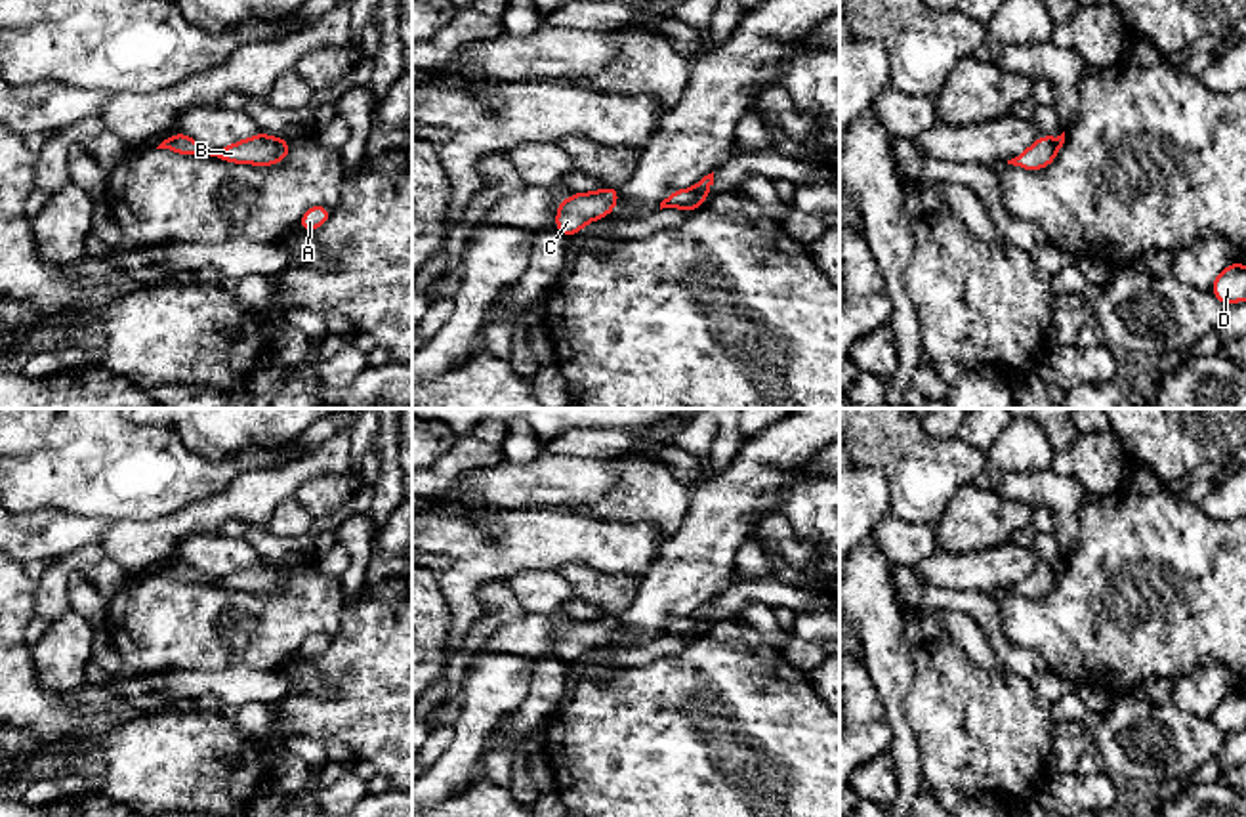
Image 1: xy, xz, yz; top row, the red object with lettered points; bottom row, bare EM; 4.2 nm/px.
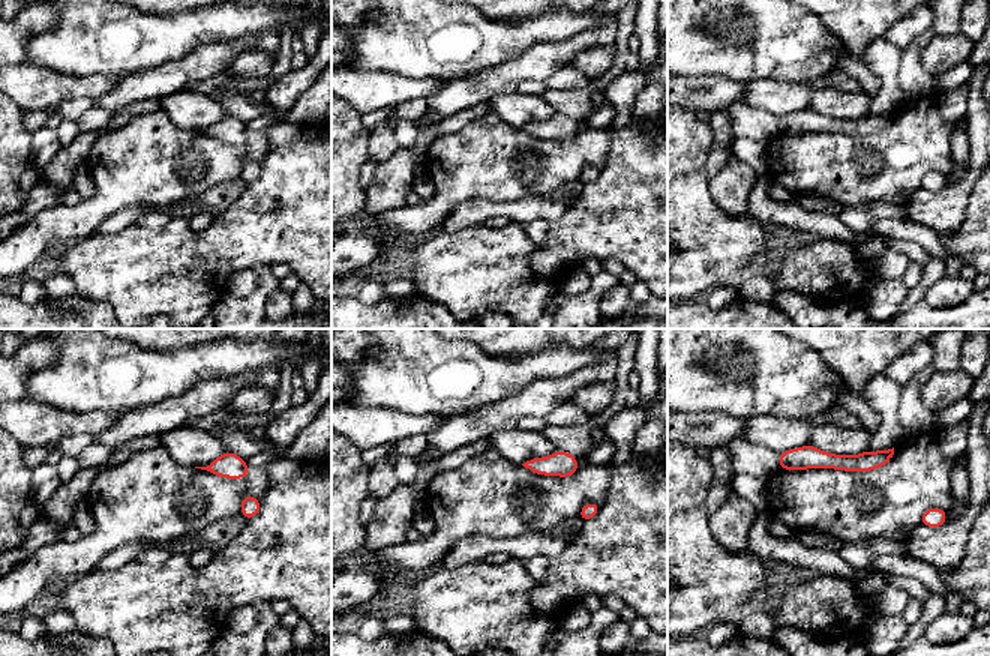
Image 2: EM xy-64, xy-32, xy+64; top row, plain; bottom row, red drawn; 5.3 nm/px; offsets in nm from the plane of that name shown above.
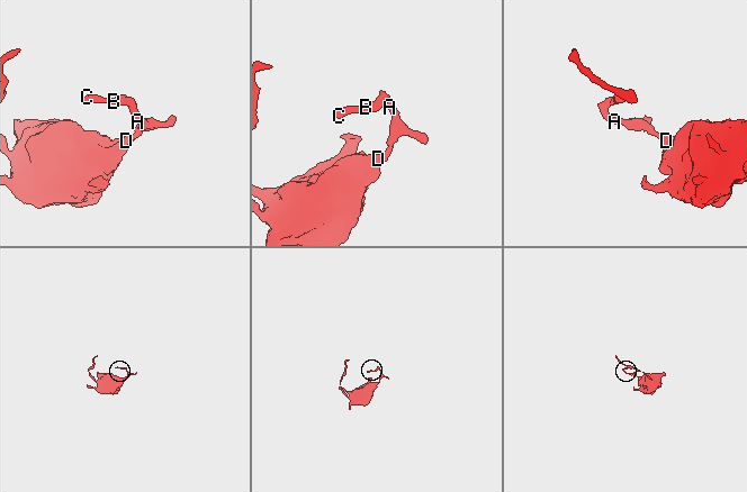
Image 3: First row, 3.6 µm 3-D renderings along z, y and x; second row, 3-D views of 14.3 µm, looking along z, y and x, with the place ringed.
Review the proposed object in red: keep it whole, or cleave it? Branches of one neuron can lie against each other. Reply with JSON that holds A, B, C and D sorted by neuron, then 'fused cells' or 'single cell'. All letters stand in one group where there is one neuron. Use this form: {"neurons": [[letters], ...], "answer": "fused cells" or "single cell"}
{"neurons": [["A", "B", "C", "D"]], "answer": "single cell"}

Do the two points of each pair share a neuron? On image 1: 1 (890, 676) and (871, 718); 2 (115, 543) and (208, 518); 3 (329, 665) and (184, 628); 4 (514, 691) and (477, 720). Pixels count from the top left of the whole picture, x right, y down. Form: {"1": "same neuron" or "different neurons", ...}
{"1": "different neurons", "2": "same neuron", "3": "different neurons", "4": "same neuron"}

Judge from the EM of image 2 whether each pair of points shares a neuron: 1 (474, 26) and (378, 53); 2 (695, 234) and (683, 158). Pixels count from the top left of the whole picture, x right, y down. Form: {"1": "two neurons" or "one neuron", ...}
{"1": "one neuron", "2": "one neuron"}

